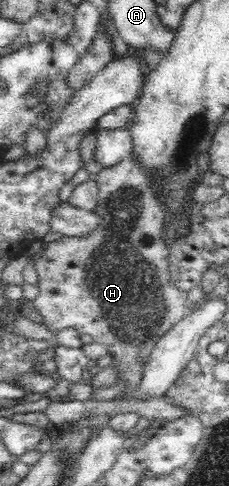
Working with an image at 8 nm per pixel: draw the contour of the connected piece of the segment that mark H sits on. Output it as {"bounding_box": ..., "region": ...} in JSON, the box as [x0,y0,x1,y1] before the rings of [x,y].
{"bounding_box":[33,156,191,401],"region":[[[131,156],[102,169],[95,181],[99,200],[93,213],[99,216],[99,222],[92,232],[84,236],[61,236],[43,245],[39,258],[34,262],[40,292],[33,300],[33,306],[52,333],[73,329],[79,334],[89,334],[107,349],[107,354],[113,358],[111,365],[119,367],[117,378],[111,385],[118,385],[123,390],[107,401],[126,401],[135,399],[146,359],[156,342],[191,310],[187,308],[188,291],[179,290],[171,278],[168,267],[170,252],[162,239],[167,205],[159,201],[147,171]]]}

